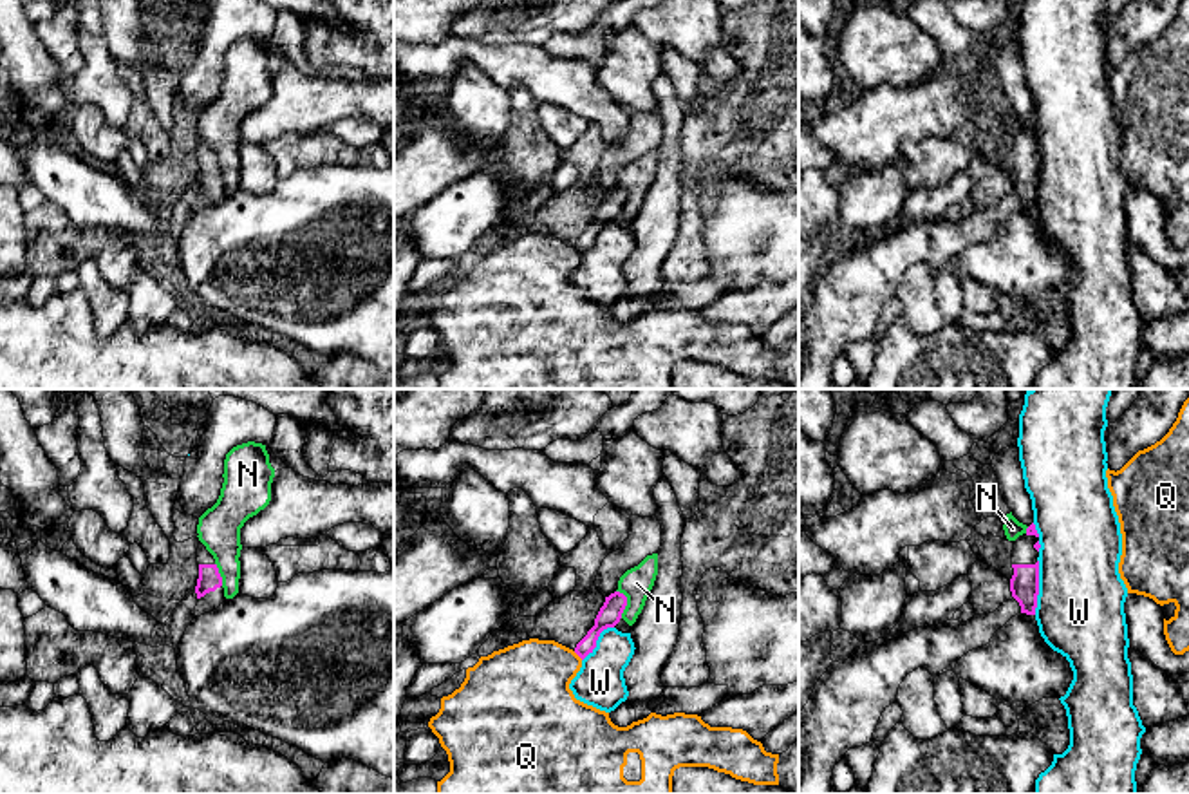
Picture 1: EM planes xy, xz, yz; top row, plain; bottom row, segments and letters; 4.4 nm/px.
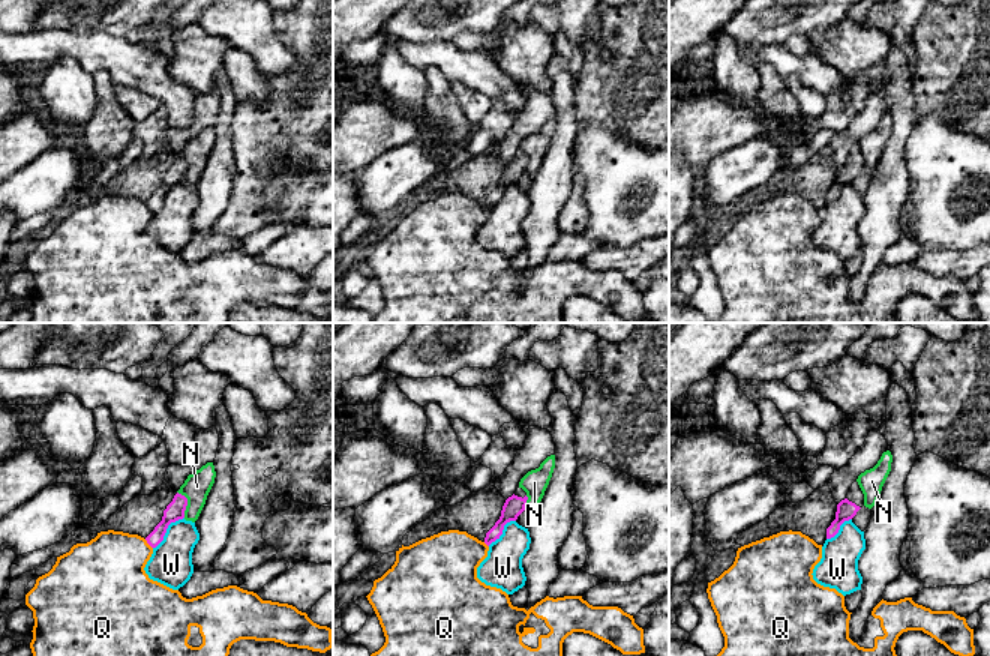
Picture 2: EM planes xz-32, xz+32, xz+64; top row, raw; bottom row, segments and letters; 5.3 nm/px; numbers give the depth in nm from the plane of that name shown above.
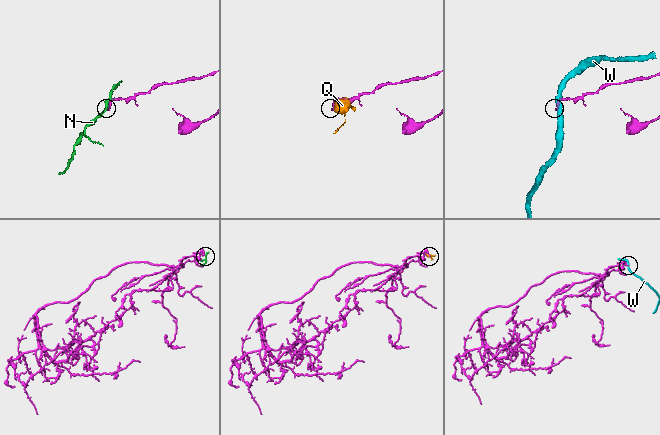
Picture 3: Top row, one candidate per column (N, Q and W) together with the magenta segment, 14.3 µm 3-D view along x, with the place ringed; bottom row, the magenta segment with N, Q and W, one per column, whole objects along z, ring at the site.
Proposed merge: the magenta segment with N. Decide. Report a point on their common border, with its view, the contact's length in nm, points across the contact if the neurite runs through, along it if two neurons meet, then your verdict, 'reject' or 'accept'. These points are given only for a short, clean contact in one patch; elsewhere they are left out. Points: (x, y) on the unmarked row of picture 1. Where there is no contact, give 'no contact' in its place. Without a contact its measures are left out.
xz (626, 198) | 130 nm | along xz (617, 185), (626, 192), (626, 203), (620, 212) | reject

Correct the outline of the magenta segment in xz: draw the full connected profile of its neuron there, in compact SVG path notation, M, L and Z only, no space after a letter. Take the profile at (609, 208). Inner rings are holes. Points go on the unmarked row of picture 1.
M620 186L611 188L605 192L604 201L600 203L594 221L587 226L587 230L576 239L575 248L584 255L593 244L596 242L596 235L600 228L607 222L614 222L622 208L627 201L627 192Z

